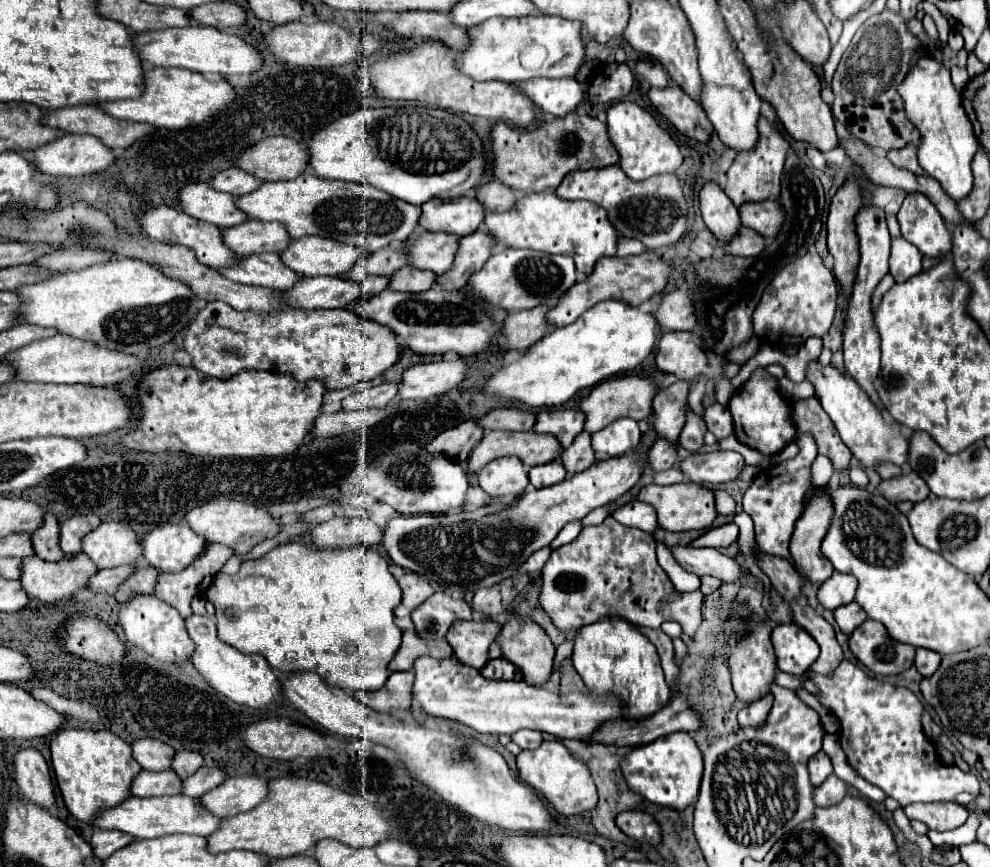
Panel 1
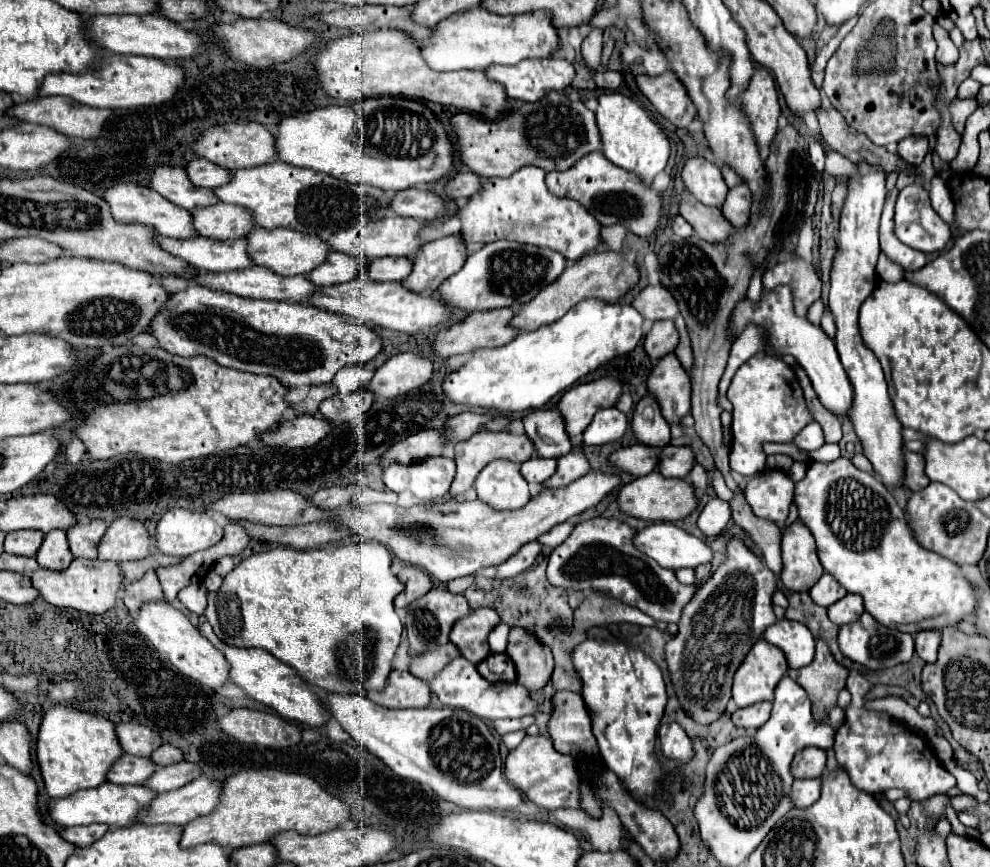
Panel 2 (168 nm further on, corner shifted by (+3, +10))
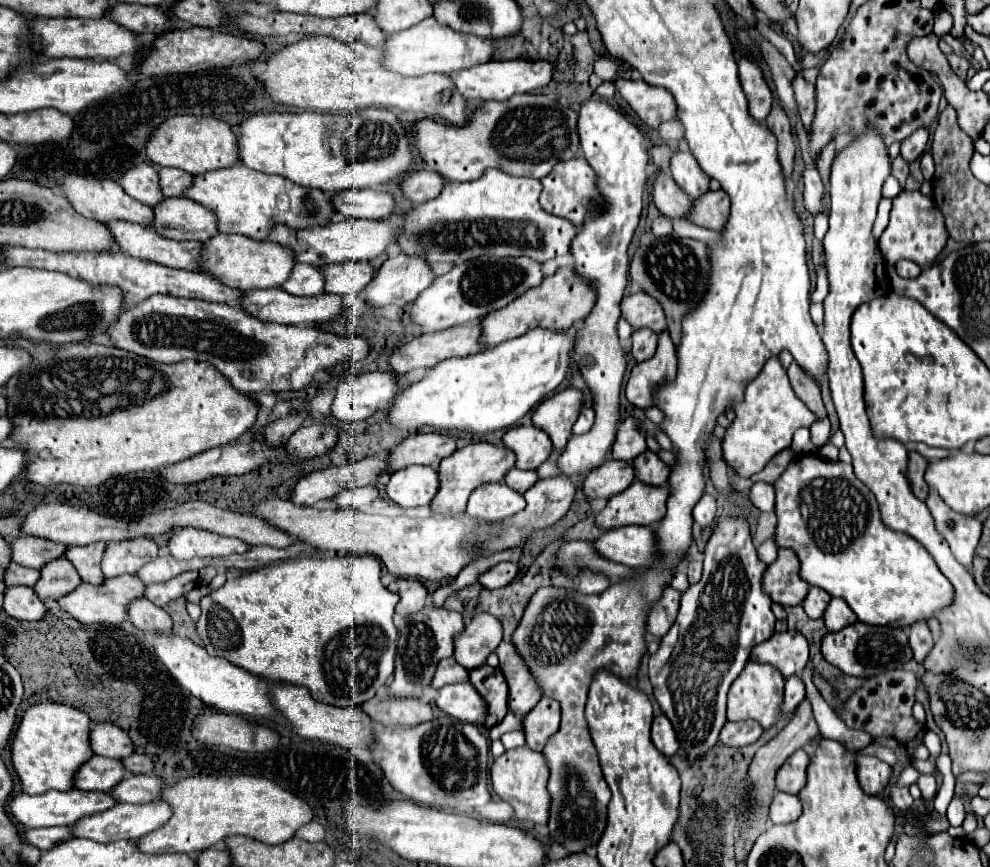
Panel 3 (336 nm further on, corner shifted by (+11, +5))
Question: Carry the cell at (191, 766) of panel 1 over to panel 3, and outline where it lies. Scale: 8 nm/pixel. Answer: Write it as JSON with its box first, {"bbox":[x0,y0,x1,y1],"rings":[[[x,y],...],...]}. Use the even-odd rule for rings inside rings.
{"bbox":[123,753,155,773],"rings":[[[135,753],[135,755],[127,757],[127,759],[123,759],[123,765],[131,773],[153,773],[155,771],[155,765],[153,765],[151,757],[141,755],[141,753]]]}

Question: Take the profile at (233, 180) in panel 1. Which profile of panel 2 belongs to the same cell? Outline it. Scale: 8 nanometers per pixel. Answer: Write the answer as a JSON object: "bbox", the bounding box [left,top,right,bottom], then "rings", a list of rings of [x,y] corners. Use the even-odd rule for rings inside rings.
{"bbox":[185,158,229,188],"rings":[[[201,158],[191,160],[185,166],[185,172],[187,172],[189,180],[193,182],[193,186],[199,186],[199,188],[217,188],[217,186],[225,184],[225,180],[229,176],[229,170],[225,170],[221,166],[217,168],[211,162],[205,162]]]}

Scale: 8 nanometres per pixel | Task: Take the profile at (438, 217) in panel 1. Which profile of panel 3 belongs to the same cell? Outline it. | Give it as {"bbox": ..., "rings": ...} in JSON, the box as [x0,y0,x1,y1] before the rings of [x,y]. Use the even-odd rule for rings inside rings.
{"bbox":[333,189,395,219],"rings":[[[347,189],[333,195],[339,213],[359,219],[387,219],[395,209],[395,197],[377,189]]]}

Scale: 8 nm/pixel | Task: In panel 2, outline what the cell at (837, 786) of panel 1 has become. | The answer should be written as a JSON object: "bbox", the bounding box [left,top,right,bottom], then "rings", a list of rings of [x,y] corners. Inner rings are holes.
{"bbox":[791,780,821,808],"rings":[[[795,780],[791,788],[791,802],[795,808],[809,808],[819,798],[821,780]]]}

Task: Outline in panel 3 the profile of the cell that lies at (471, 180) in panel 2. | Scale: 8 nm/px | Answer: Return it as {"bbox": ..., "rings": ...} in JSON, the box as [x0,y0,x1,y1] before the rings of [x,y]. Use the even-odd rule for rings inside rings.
{"bbox":[403,169,445,203],"rings":[[[419,169],[419,171],[411,171],[409,175],[403,177],[403,193],[415,203],[427,203],[429,199],[437,197],[443,187],[445,187],[445,179],[441,175],[437,175],[437,171],[427,171],[427,169]]]}

